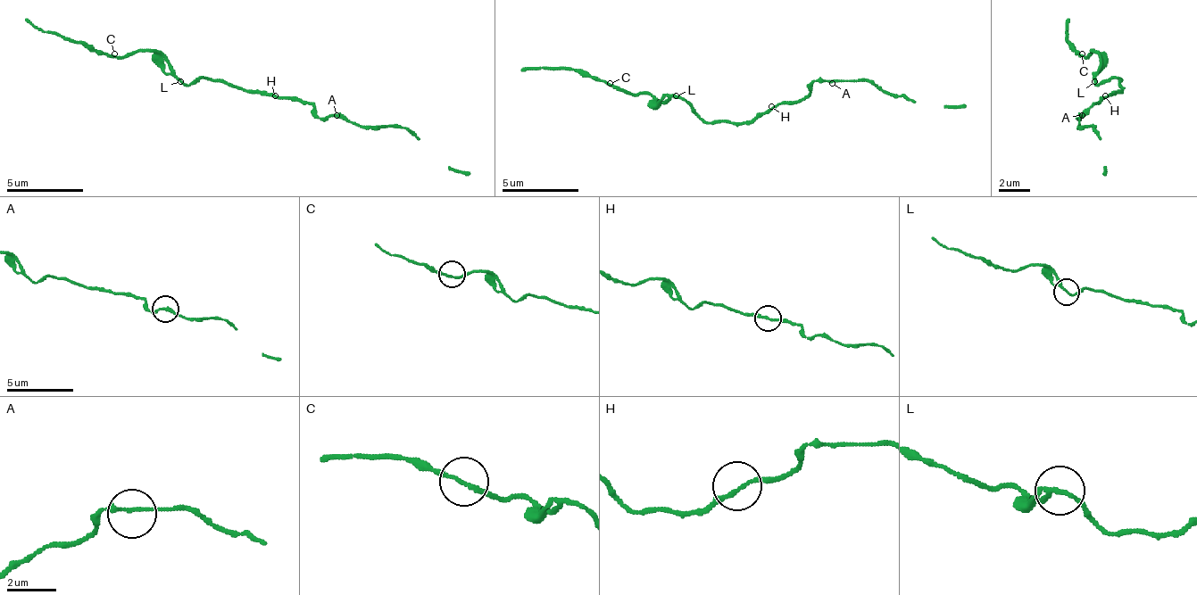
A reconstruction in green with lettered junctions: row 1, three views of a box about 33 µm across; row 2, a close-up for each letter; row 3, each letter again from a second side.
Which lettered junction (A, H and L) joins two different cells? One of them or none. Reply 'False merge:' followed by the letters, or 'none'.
False merge: none

